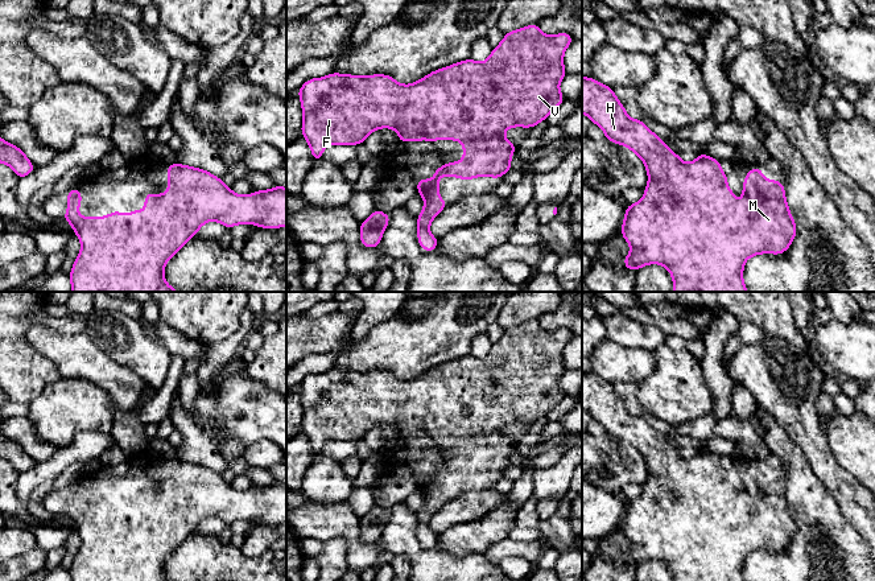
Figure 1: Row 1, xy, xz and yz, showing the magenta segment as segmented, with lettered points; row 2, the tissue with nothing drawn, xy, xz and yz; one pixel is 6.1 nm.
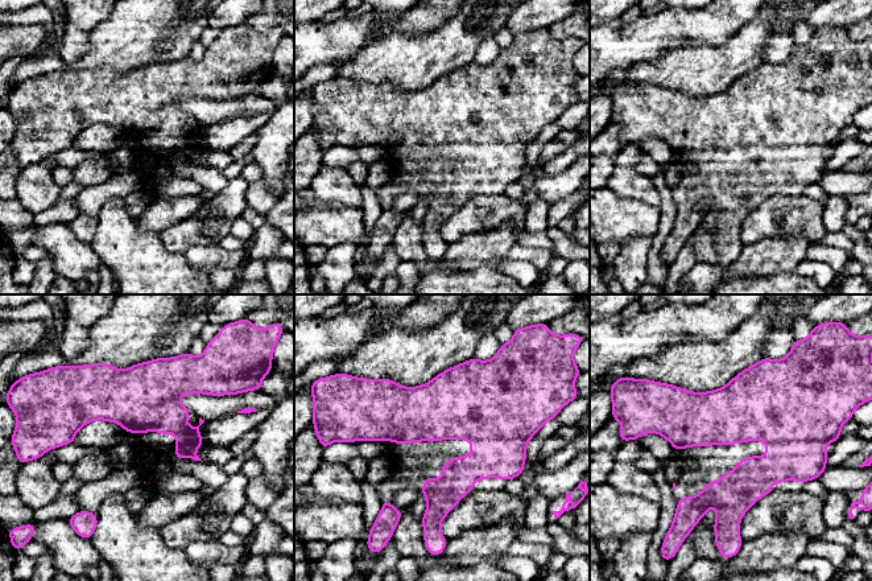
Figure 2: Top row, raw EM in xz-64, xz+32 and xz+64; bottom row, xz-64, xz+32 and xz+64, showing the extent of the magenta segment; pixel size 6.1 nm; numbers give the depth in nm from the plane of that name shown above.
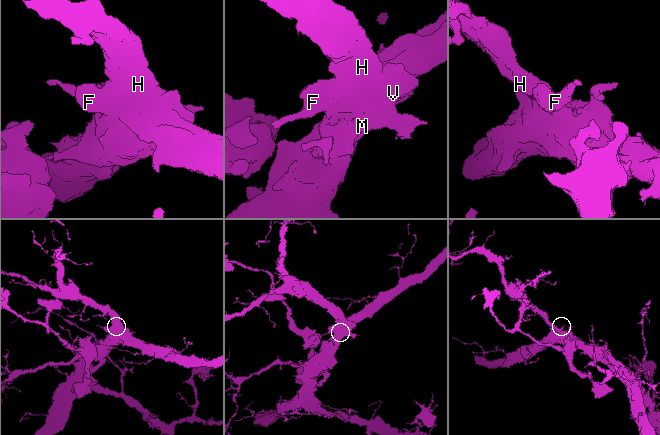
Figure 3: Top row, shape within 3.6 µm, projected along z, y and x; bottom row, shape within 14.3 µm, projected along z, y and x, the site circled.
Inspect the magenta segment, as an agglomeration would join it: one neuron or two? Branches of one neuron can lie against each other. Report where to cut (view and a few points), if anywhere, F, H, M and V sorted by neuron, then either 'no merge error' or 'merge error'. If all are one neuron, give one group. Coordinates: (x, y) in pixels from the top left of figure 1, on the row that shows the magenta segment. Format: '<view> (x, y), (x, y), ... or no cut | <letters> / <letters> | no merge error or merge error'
no cut | F H M V | no merge error

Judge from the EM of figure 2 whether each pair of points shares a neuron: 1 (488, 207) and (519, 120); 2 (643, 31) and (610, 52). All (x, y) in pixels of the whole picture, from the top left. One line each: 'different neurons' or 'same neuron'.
1: different neurons
2: same neuron

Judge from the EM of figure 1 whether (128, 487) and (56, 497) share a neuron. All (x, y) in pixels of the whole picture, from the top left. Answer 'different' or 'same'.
same

